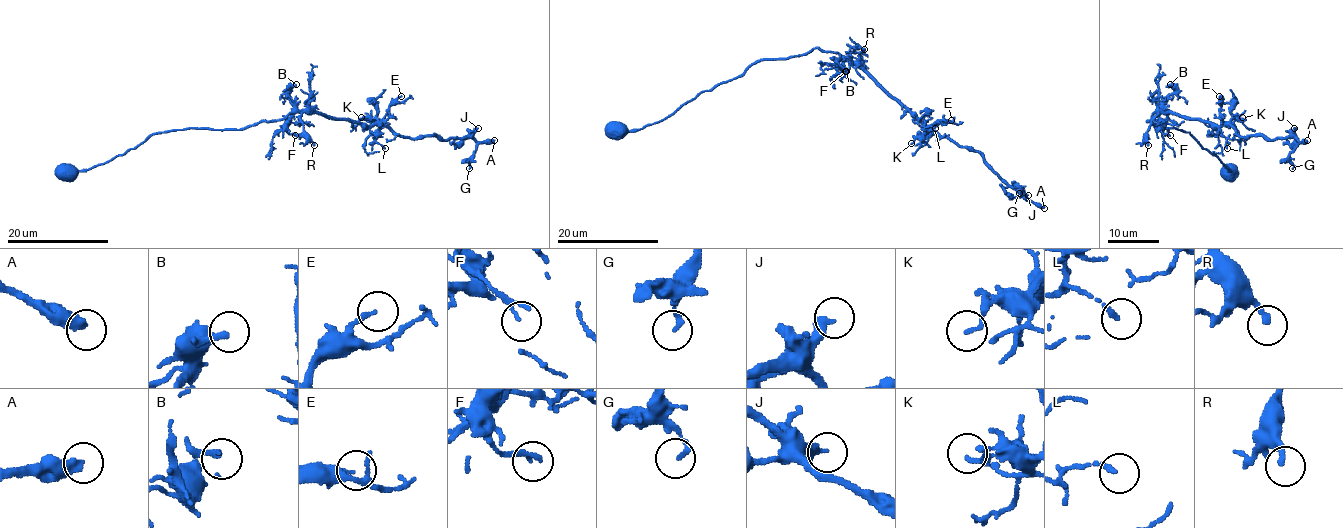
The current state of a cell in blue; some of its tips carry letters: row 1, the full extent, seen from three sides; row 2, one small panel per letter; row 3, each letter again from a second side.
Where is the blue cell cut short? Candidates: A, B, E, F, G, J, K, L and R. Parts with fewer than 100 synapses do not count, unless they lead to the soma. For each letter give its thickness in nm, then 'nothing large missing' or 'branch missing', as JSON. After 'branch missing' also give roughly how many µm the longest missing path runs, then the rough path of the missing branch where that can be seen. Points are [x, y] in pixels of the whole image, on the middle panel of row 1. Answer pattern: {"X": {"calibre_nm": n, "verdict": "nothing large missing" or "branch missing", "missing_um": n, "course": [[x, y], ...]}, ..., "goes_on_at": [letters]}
{"A": {"calibre_nm": 440, "verdict": "branch missing", "missing_um": 80}, "B": {"calibre_nm": 170, "verdict": "nothing large missing"}, "E": {"calibre_nm": 160, "verdict": "nothing large missing"}, "F": {"calibre_nm": 110, "verdict": "nothing large missing"}, "G": {"calibre_nm": 180, "verdict": "nothing large missing"}, "J": {"calibre_nm": 360, "verdict": "nothing large missing"}, "K": {"calibre_nm": 150, "verdict": "nothing large missing"}, "L": {"calibre_nm": 180, "verdict": "nothing large missing"}, "R": {"calibre_nm": 200, "verdict": "nothing large missing"}, "goes_on_at": ["A"]}

